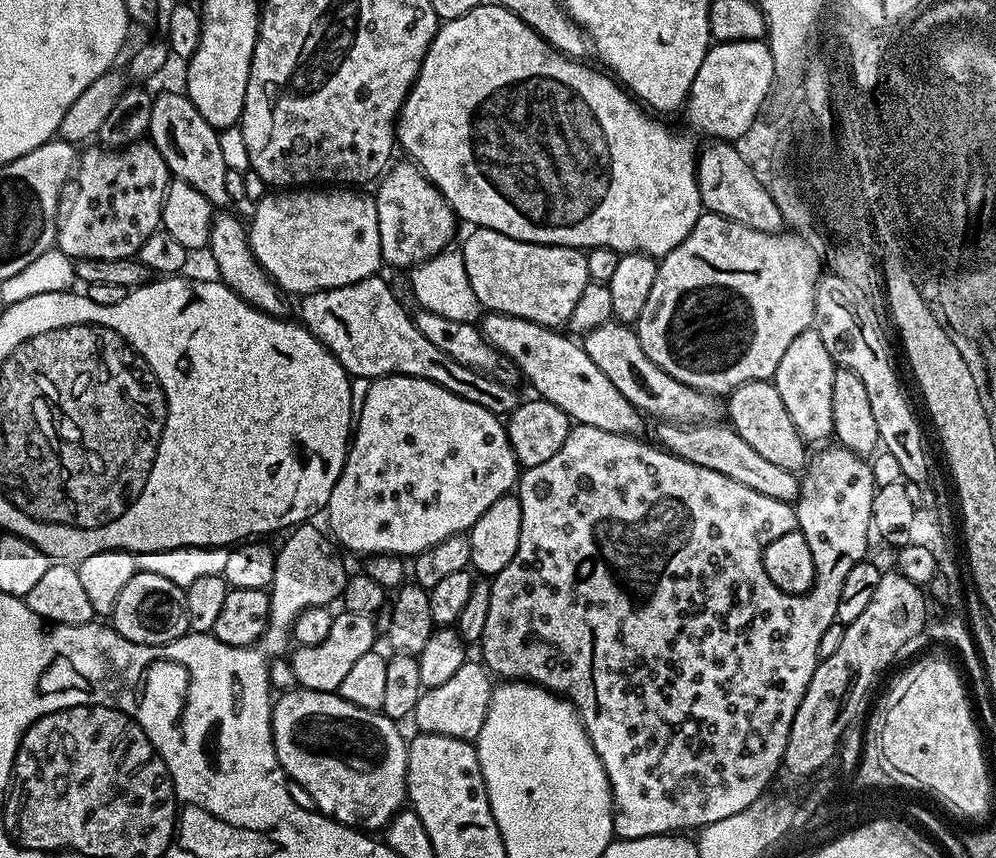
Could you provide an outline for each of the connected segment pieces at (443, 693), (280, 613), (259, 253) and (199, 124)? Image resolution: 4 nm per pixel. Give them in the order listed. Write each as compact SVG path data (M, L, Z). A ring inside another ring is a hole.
M465 659L457 672L442 686L426 688L418 698L418 706L412 711L411 719L416 720L420 732L442 734L446 738L458 738L475 742L482 730L482 722L486 722L486 710L490 710L490 698L494 694L493 677L483 663Z
M305 522L291 529L283 537L284 545L276 552L274 578L270 589L270 621L280 620L284 630L291 629L302 610L332 606L335 600L337 603L344 595L344 587L350 575L349 569L344 569L344 564L340 561L341 553L337 545L314 525L315 523Z
M308 186L303 190L276 190L255 201L252 224L250 220L246 228L252 257L284 292L303 298L311 292L328 291L334 287L362 282L381 271L376 201L371 195L359 196L356 192L359 191L321 190L316 186Z
M183 91L164 92L152 101L150 126L147 139L162 154L169 173L175 179L186 182L202 198L206 198L217 209L224 210L233 203L230 194L226 194L226 174L229 169L222 158L220 132L198 114L194 102L190 102Z

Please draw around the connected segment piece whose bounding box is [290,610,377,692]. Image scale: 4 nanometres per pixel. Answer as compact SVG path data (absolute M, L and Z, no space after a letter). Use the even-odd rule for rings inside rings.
M343 610L332 617L330 634L316 646L299 646L296 653L290 656L294 666L296 683L301 688L318 690L319 692L336 692L342 686L342 680L353 668L354 662L367 652L373 651L376 644L377 621L366 614L354 614Z

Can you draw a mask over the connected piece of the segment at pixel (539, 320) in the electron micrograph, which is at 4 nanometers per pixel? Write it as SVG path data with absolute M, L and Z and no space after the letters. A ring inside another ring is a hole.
M473 227L469 232L472 233L465 238L462 245L466 278L470 278L470 286L474 294L478 294L481 306L489 313L501 312L507 316L526 318L535 324L543 324L546 328L567 325L578 298L582 298L586 286L590 283L586 270L586 255L581 249L563 248L557 244L522 242L489 228Z

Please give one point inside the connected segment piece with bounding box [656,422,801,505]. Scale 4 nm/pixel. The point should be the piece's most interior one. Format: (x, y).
(715, 446)

